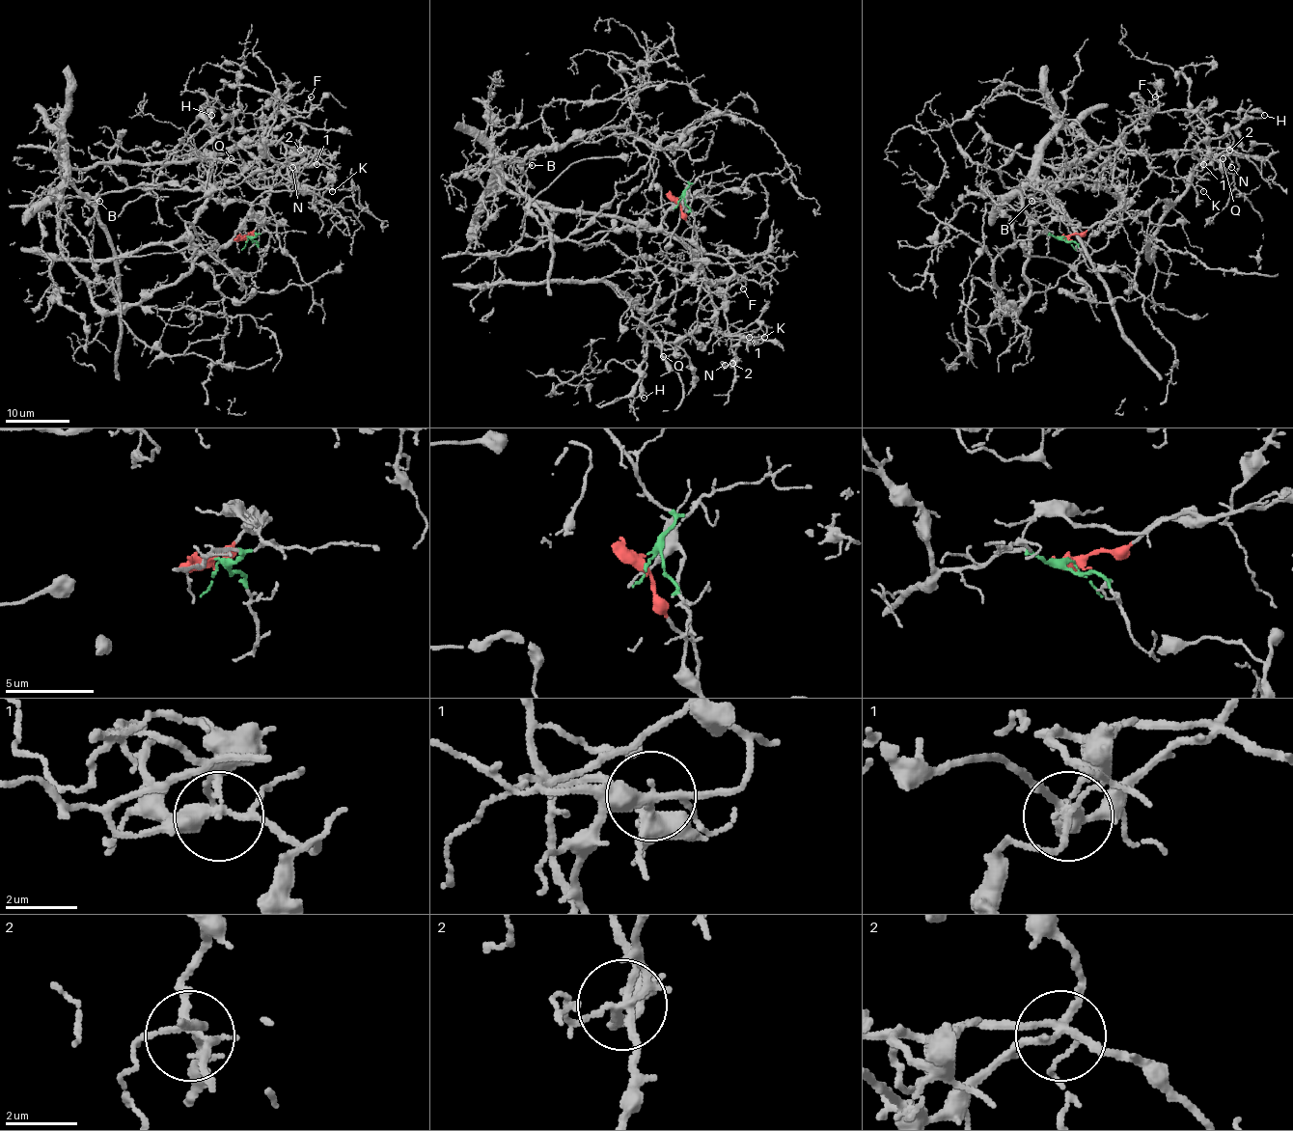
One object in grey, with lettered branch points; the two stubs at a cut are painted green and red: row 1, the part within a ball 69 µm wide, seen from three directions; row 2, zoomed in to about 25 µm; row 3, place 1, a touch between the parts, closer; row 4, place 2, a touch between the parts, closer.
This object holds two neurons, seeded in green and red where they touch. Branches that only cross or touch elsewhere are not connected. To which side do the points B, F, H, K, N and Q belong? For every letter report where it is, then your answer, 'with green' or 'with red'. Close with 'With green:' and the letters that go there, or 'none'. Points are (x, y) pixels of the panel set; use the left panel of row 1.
B: place (99, 201); with green
F: place (311, 96); with green
H: place (211, 115); with red
K: place (332, 191); with red
N: place (292, 167); with red
Q: place (231, 158); with red
With green: B, F

